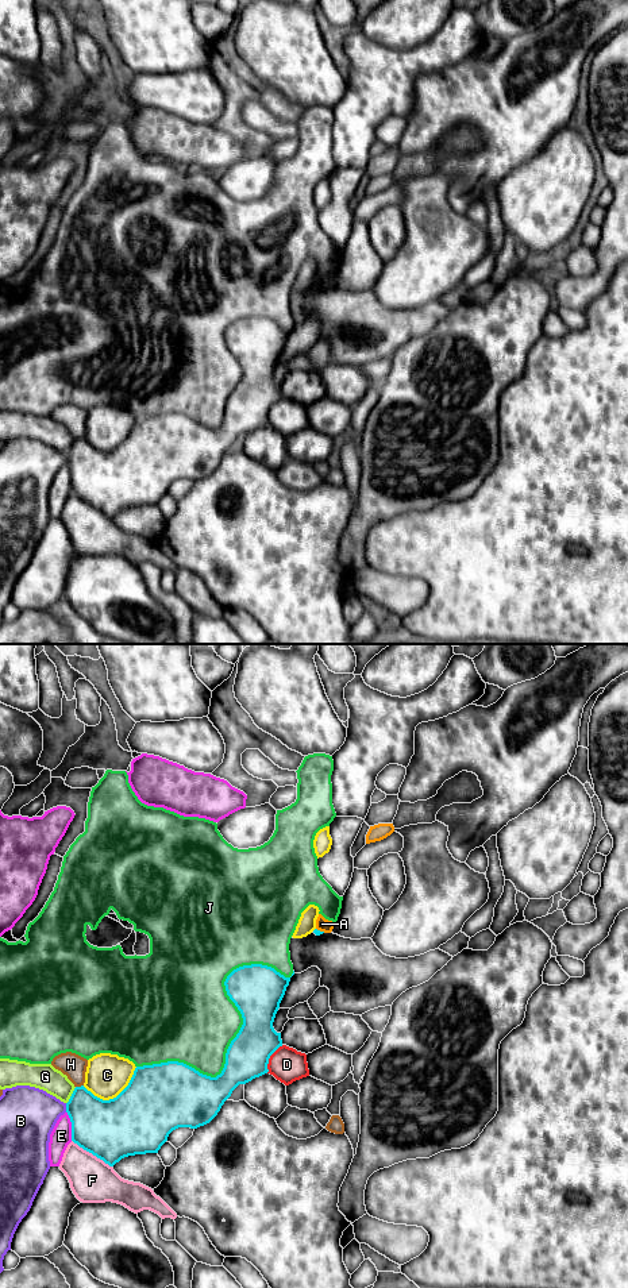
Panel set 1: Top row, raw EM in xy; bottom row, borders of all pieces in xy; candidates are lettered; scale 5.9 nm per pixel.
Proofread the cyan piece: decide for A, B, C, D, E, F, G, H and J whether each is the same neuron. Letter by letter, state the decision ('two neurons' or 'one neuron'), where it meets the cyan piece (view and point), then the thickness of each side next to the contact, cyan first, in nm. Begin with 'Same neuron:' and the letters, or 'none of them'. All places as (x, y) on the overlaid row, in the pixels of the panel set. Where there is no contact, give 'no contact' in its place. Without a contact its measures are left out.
Same neuron: none of them
A: two neurons; contact xy (319, 930); calibres 40 and 80 nm
B: two neurons; contact xy (66, 1107); calibres 340 and 340 nm
C: two neurons; contact xy (114, 1098); calibres 400 and 260 nm
D: two neurons; contact xy (269, 1057); calibres 260 and 200 nm
E: two neurons; contact xy (72, 1126); calibres 360 and 130 nm
F: two neurons; contact xy (92, 1153); calibres 360 and 260 nm
G: two neurons; contact xy (72, 1095); calibres 320 and 160 nm
H: two neurons; contact xy (79, 1087); calibres 300 and 140 nm
J: two neurons; contact xy (238, 1033); calibres 280 and 460 nm

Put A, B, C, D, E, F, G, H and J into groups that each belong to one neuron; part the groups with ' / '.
A H / B / C / D / E / F / G / J

